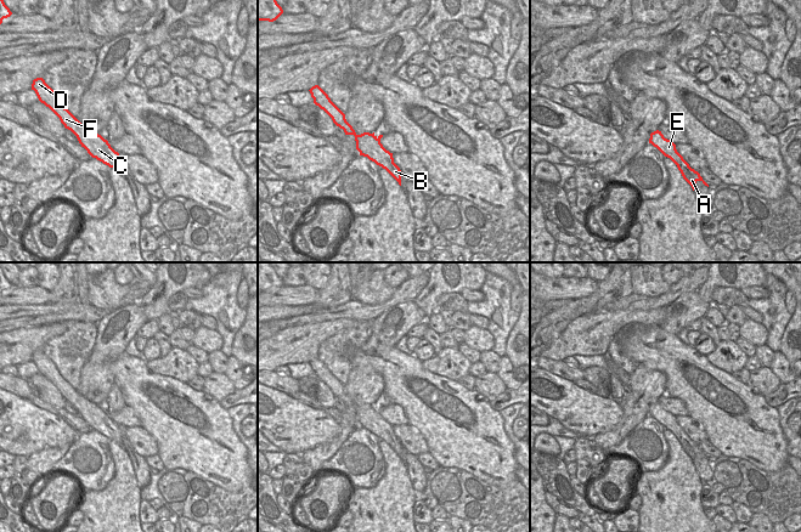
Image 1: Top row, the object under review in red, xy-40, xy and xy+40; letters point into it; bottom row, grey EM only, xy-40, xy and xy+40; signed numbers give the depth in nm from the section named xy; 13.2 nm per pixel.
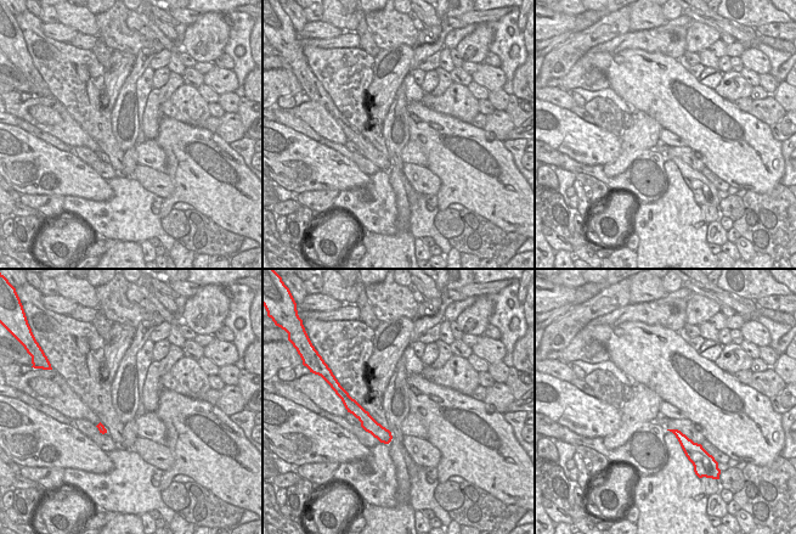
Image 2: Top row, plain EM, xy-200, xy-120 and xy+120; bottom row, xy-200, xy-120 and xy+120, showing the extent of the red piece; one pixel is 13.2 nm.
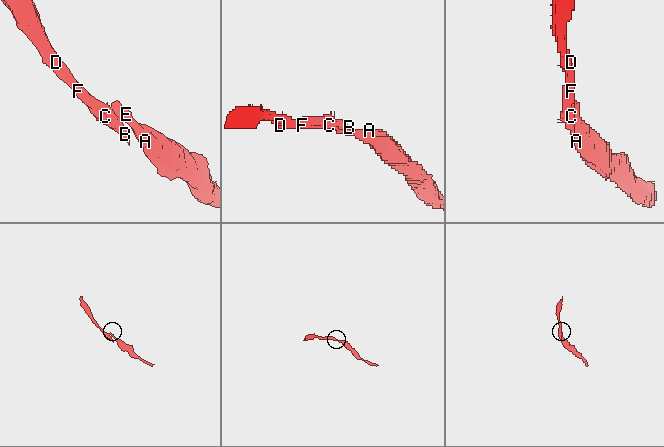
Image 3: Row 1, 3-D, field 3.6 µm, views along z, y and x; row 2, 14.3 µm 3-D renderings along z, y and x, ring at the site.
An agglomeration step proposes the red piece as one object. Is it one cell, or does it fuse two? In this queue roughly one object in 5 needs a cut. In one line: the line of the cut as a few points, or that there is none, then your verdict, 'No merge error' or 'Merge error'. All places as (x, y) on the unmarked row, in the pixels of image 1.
No split. No merge error

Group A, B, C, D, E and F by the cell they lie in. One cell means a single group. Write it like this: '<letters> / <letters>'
A B C D E F

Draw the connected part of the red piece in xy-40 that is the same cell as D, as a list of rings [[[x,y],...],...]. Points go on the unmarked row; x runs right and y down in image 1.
[[[43,350],[33,352],[32,362],[35,363],[39,373],[60,390],[64,400],[77,408],[81,419],[84,419],[92,430],[122,445],[119,425],[111,419],[107,412],[83,397],[67,380],[64,380],[55,363]]]

